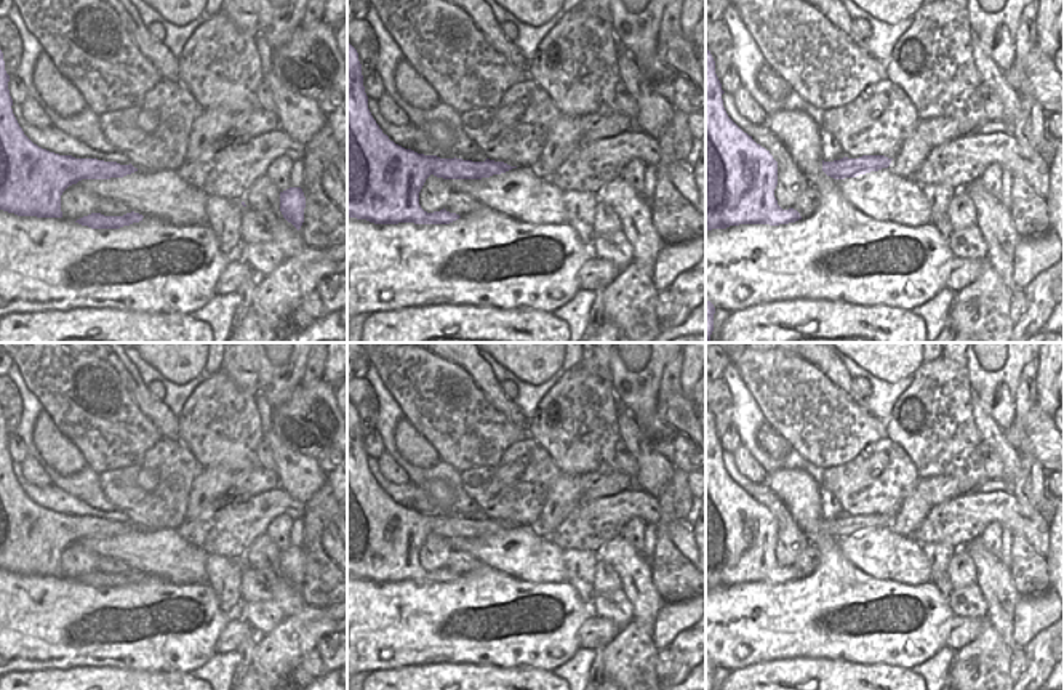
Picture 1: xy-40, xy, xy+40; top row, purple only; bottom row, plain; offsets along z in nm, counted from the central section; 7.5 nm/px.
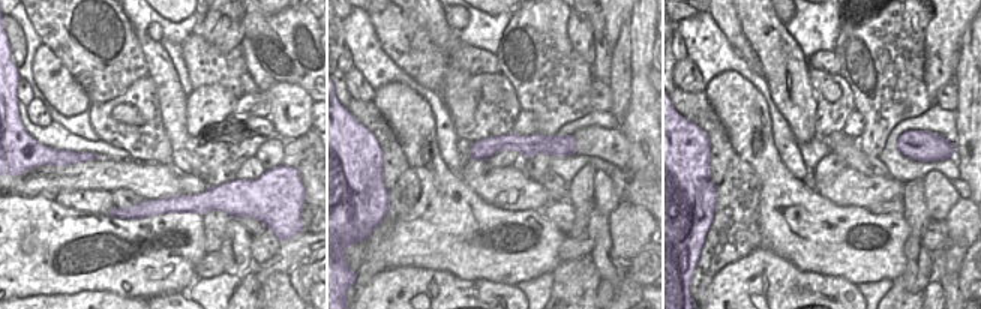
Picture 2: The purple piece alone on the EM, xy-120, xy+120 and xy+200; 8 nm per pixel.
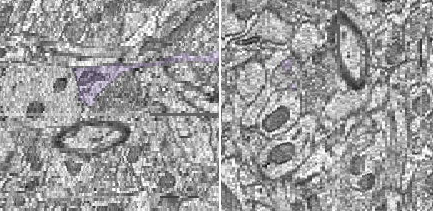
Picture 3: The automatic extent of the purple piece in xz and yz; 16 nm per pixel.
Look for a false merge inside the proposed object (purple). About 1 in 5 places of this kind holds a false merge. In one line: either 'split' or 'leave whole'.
leave whole

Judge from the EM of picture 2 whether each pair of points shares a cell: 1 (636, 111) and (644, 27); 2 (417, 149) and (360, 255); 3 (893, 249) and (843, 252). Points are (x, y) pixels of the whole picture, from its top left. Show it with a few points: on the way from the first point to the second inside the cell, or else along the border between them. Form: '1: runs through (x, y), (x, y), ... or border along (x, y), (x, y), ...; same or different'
1: runs through (641, 90), (642, 48); same
2: runs through (431, 180), (431, 204), (392, 243); same
3: runs through (881, 251), (855, 252); same

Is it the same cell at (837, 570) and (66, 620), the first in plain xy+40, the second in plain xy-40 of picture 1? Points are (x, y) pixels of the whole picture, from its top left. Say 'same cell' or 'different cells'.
same cell

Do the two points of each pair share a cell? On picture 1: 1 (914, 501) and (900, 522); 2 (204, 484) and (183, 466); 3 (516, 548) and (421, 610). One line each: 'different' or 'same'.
1: same
2: different
3: different

